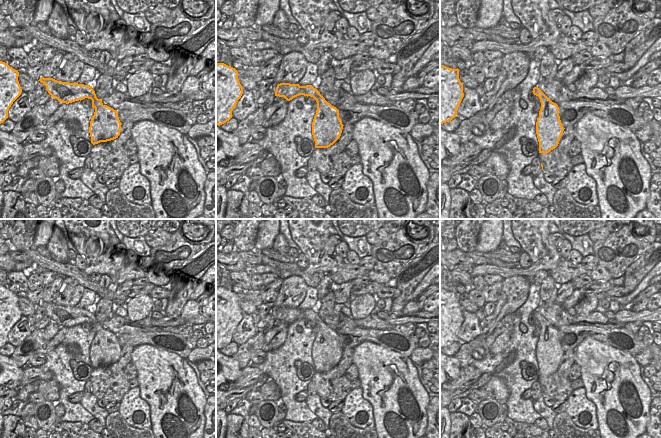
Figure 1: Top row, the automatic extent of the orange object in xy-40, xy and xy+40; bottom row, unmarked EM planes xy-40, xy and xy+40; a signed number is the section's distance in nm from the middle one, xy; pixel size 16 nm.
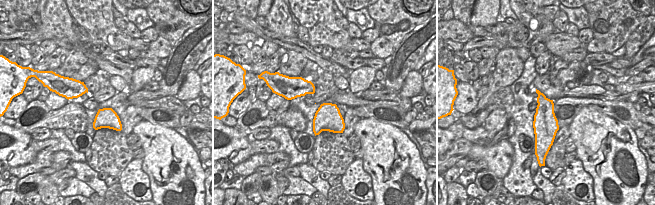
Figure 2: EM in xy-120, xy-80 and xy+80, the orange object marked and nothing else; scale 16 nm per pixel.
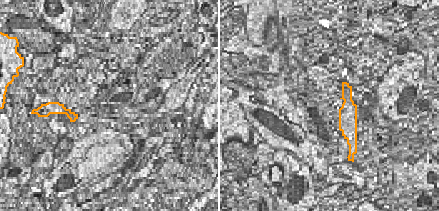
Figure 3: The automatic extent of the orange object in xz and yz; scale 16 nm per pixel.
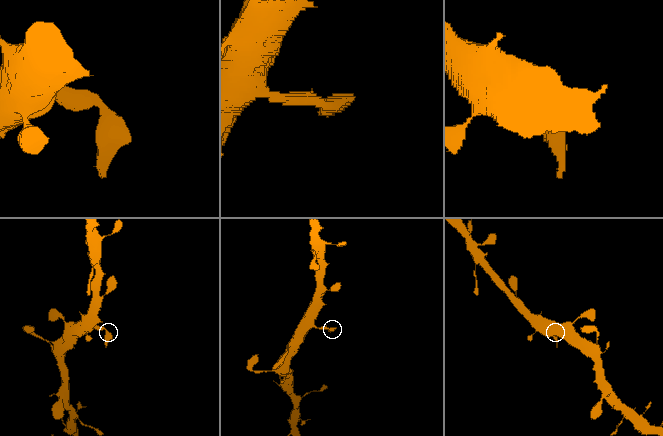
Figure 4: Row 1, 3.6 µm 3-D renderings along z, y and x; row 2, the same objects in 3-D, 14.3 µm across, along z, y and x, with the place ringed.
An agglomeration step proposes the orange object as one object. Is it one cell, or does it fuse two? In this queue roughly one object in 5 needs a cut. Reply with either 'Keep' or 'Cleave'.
Keep

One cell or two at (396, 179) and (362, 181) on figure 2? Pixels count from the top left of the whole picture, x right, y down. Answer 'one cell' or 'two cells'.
two cells

